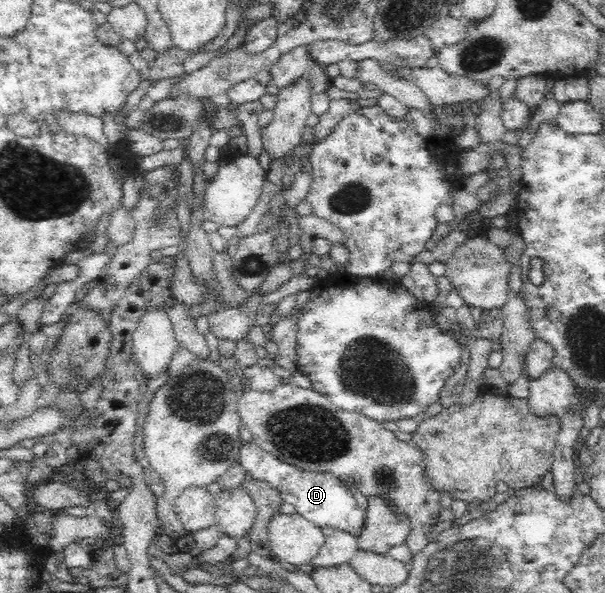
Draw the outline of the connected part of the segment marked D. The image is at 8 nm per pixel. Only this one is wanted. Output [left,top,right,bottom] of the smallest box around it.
[239,442,365,539]

